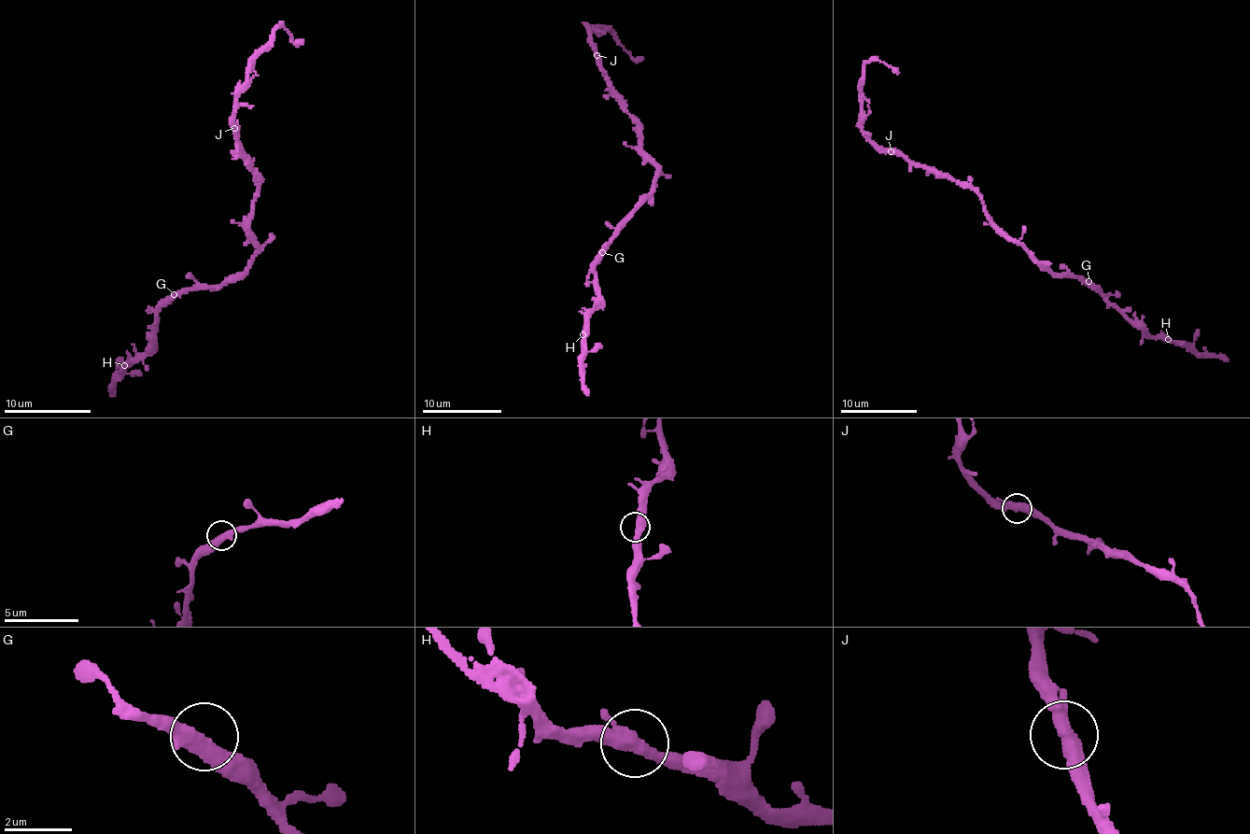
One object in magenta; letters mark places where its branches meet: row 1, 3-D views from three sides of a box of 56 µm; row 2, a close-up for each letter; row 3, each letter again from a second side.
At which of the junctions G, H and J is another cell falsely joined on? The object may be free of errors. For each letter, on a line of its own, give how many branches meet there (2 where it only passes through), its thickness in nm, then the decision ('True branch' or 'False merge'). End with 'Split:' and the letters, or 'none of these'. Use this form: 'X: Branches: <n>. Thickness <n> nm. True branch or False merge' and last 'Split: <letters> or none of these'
G: Branches: 2. Thickness 460 nm. True branch
H: Branches: 2. Thickness 460 nm. True branch
J: Branches: 2. Thickness 480 nm. True branch
Split: none of these

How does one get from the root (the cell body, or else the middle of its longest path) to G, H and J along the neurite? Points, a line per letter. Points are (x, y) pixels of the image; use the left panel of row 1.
G: (251, 235), (259, 247), (250, 265), (239, 275), (234, 275), (224, 285), (184, 289), (174, 294)
H: (251, 235), (259, 247), (250, 265), (224, 285), (187, 289), (170, 299), (157, 314), (150, 346), (124, 365)
J: (251, 235), (248, 231), (250, 217), (260, 180), (236, 139), (235, 128)

